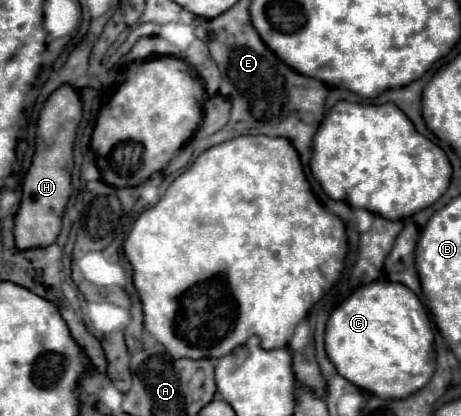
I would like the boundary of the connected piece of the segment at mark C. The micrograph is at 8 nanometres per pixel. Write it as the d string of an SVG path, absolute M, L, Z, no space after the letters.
M376 280L356 288L332 310L326 326L326 352L346 380L380 398L406 398L418 392L428 384L436 366L434 334L426 308L412 290L390 280Z

